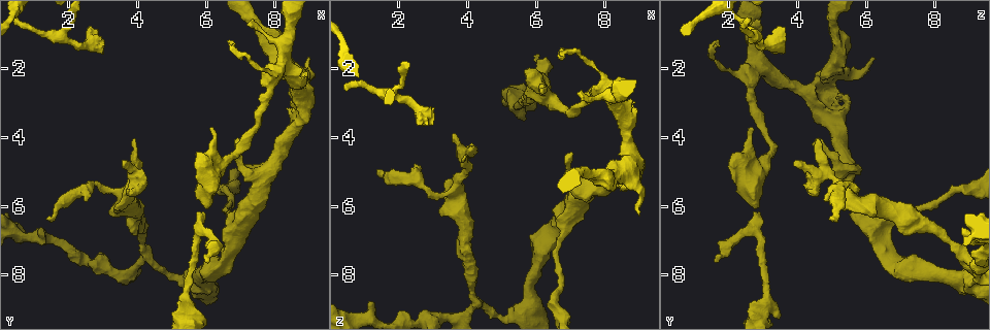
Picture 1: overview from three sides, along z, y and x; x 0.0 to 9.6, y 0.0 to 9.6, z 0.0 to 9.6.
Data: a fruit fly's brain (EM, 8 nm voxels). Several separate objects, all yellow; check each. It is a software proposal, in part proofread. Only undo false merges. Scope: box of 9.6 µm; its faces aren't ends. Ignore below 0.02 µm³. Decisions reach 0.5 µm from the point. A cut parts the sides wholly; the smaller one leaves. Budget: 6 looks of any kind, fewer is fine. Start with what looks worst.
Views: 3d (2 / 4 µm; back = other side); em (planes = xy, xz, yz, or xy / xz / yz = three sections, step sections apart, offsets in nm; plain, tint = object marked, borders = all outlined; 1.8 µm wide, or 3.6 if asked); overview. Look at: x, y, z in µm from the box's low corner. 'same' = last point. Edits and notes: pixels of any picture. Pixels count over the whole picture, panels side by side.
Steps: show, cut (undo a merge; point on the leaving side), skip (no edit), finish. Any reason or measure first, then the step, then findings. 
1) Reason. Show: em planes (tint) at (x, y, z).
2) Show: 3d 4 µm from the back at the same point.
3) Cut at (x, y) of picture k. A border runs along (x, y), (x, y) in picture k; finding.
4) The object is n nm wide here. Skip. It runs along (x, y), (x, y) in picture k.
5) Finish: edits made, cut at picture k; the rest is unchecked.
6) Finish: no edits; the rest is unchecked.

Four-way junction. Show: 3d 2 µm at (8.75, 2.95, 4.40).

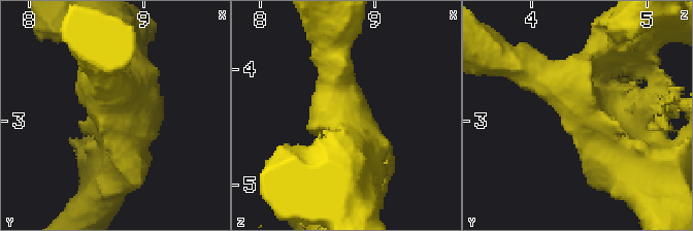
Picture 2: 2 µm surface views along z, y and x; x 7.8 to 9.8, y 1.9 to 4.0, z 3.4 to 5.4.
4 arms meet here; need the tissue. Show: em planes (tint) at (8.72, 2.90, 4.44).

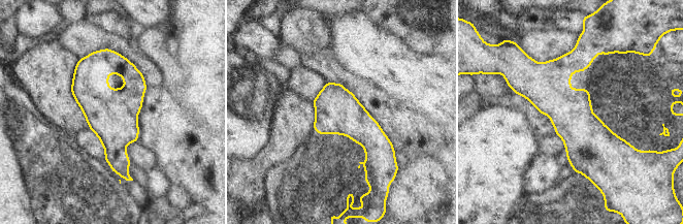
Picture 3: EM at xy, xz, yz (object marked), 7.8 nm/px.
Skip. One cell here.

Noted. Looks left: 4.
Show: 3d 2 µm at (4.25, 7.45, 8.80).

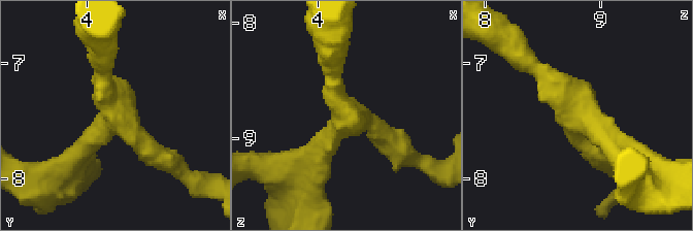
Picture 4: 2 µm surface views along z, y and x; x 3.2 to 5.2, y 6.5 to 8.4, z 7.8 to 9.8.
3 arms meet here; the arms are 190, 200, 240 nm wide; now the EM. Show: em planes (borders) at (4.28, 7.48, 8.82).

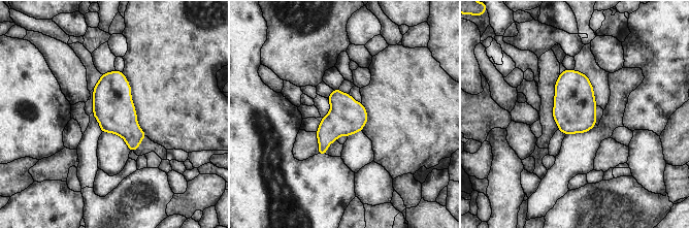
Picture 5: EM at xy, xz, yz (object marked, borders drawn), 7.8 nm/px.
Skip. Continuous, no second cell.

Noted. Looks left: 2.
Four arms meet. Show: em 3.6 µm yz step 8 (tint) at (8.20, 1.95, 2.90).

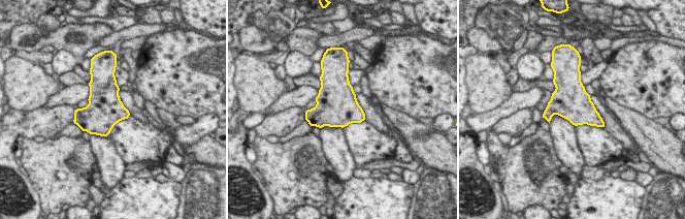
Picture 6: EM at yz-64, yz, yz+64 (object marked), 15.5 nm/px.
Skip. Continuous, no second cell.

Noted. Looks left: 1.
Finish: no edits; the rest is unchecked.

